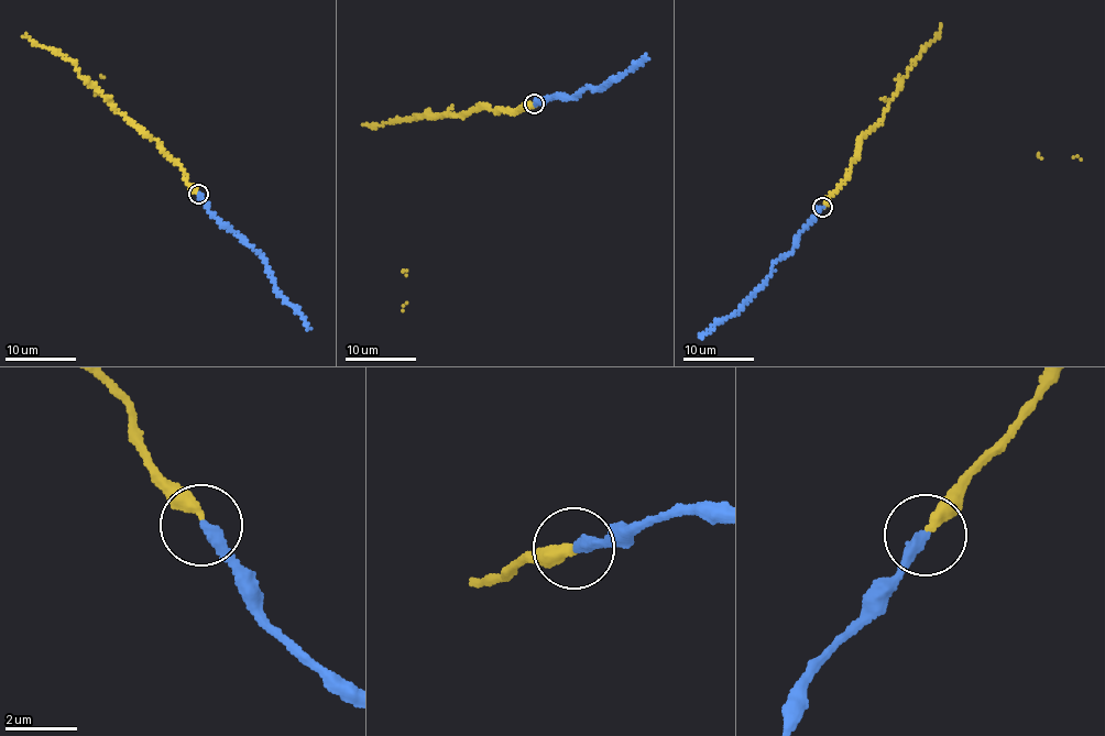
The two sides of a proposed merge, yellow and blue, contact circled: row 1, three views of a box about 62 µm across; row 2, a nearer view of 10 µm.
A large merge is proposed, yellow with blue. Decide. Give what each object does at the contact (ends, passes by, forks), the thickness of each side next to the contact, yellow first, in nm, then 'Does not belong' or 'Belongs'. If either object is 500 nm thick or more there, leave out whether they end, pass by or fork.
At the ring yellow ends. At the ring blue ends. Thickness 320 nm (yellow) against 320 nm. Belongs

